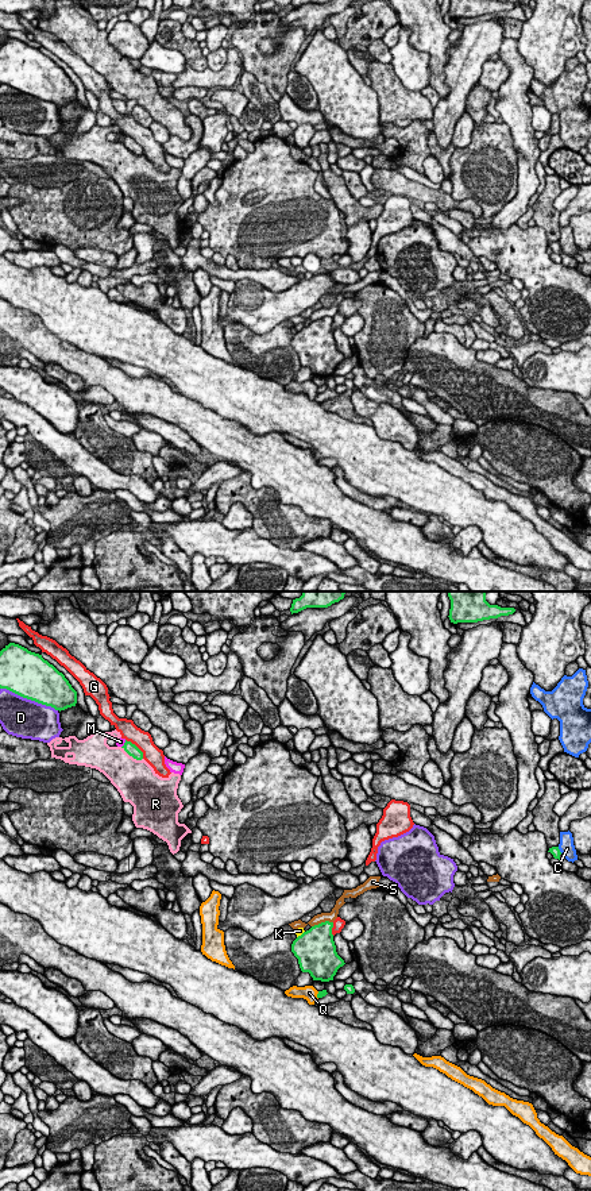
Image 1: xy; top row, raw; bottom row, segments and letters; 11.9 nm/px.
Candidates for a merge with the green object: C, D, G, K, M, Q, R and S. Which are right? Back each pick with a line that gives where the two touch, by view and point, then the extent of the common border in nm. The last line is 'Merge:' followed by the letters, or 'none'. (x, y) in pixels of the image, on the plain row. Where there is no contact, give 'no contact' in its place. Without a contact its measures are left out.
Merge: none

